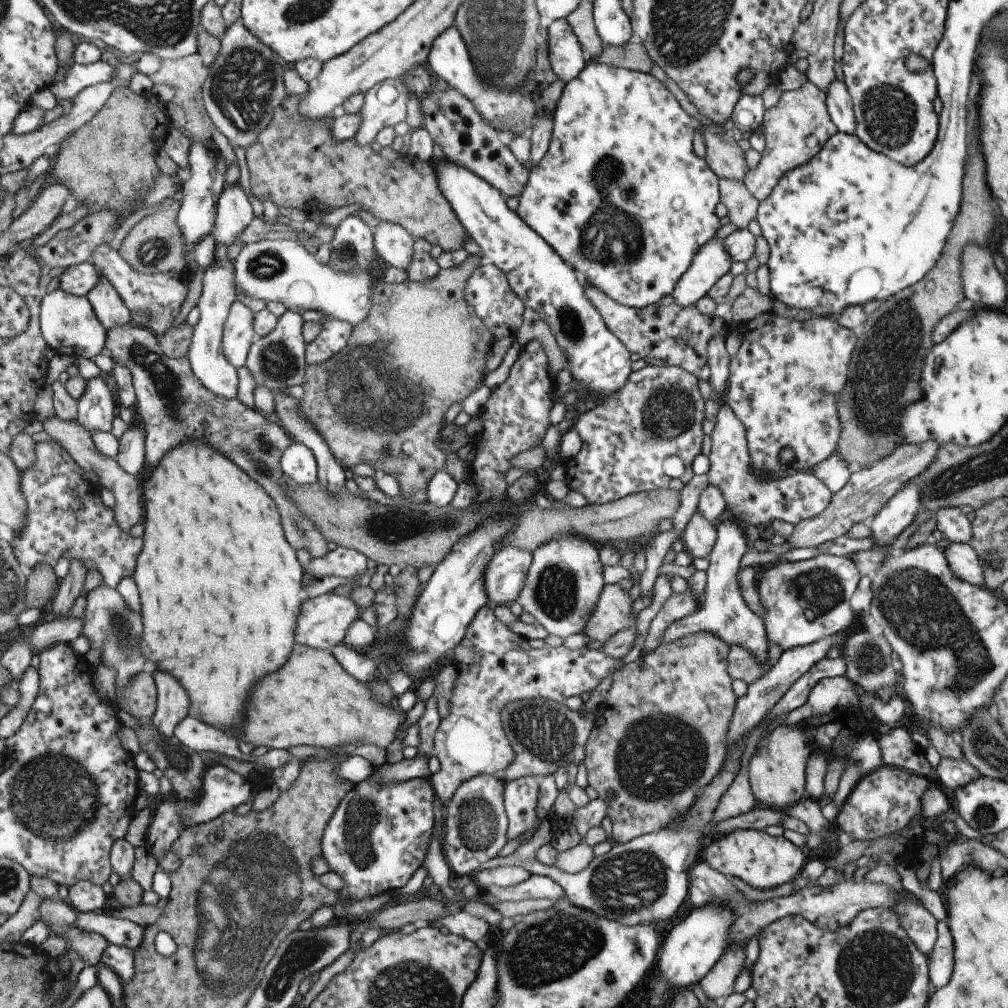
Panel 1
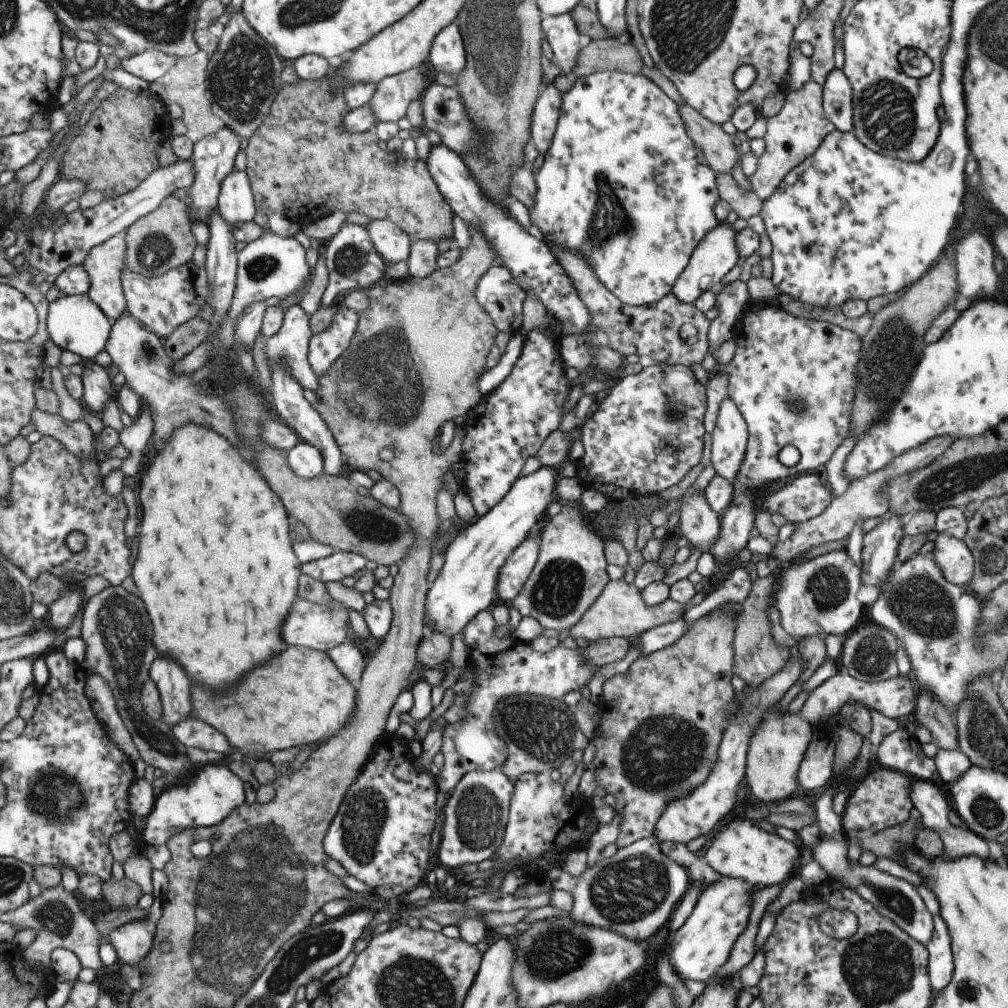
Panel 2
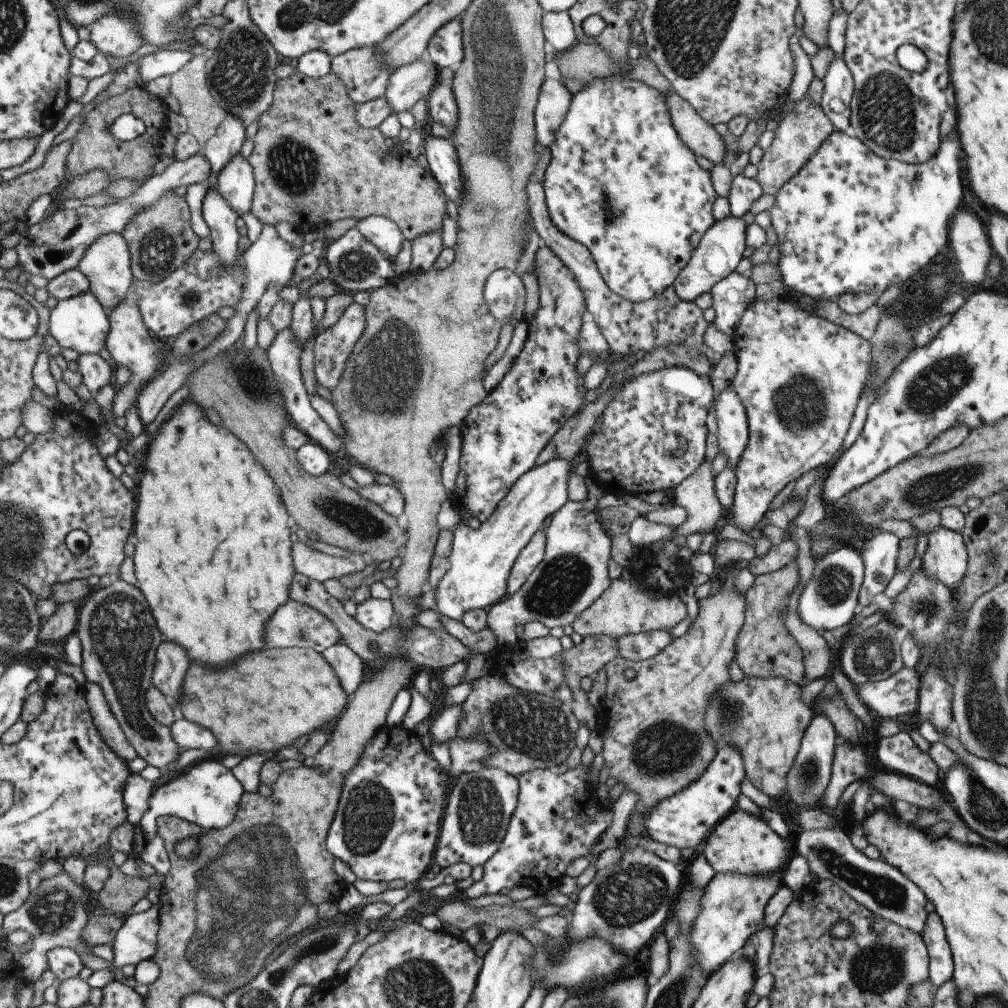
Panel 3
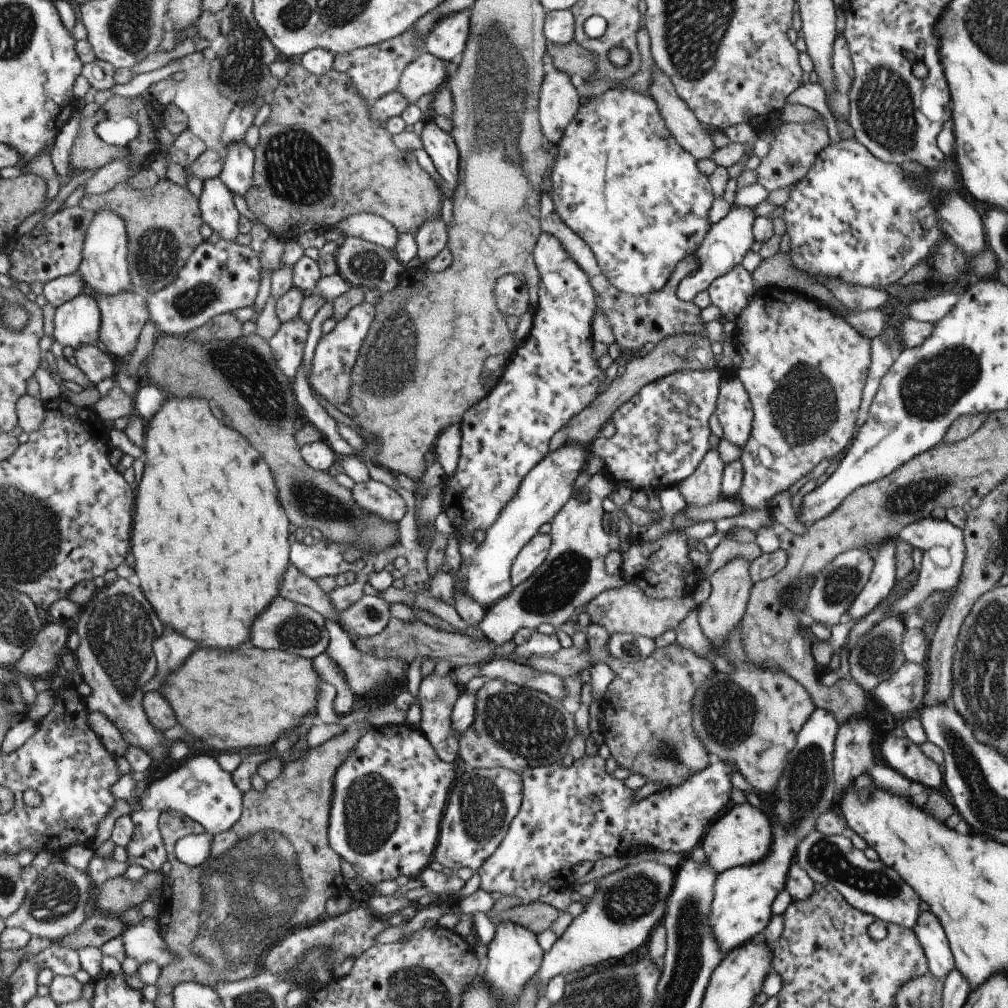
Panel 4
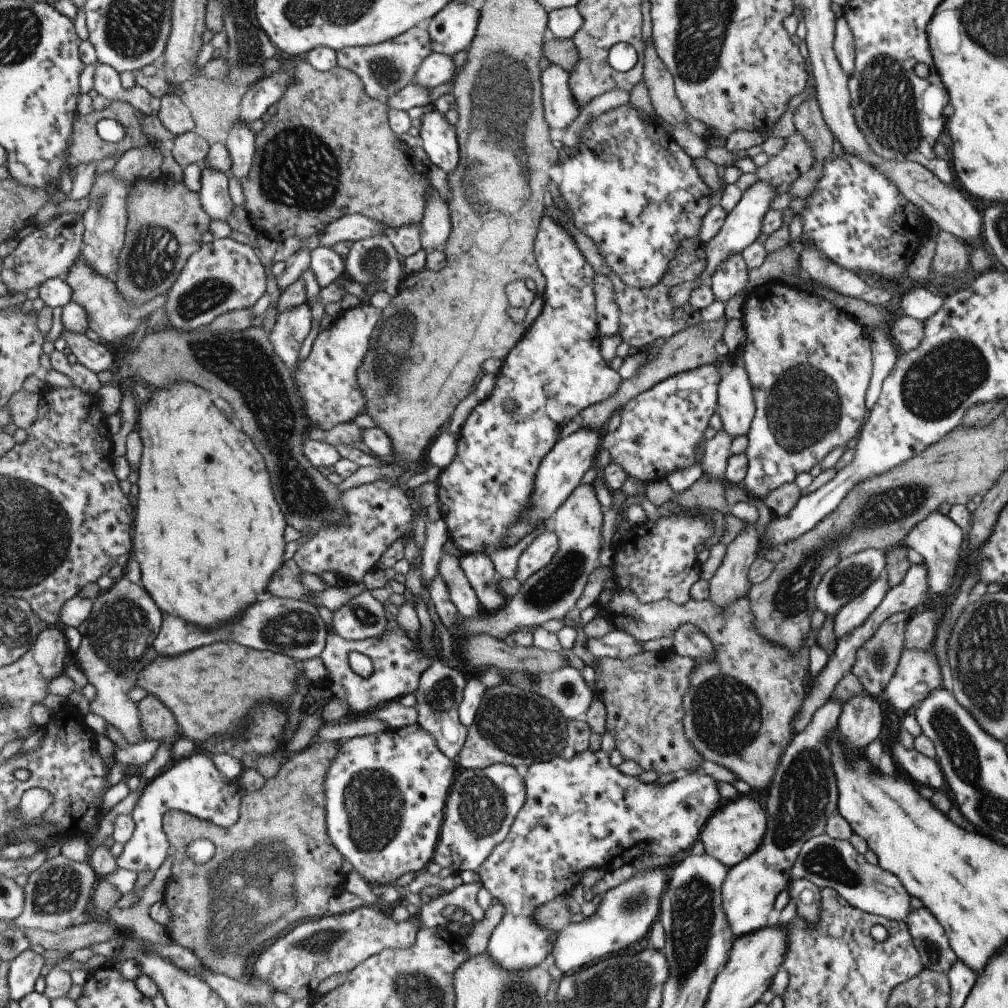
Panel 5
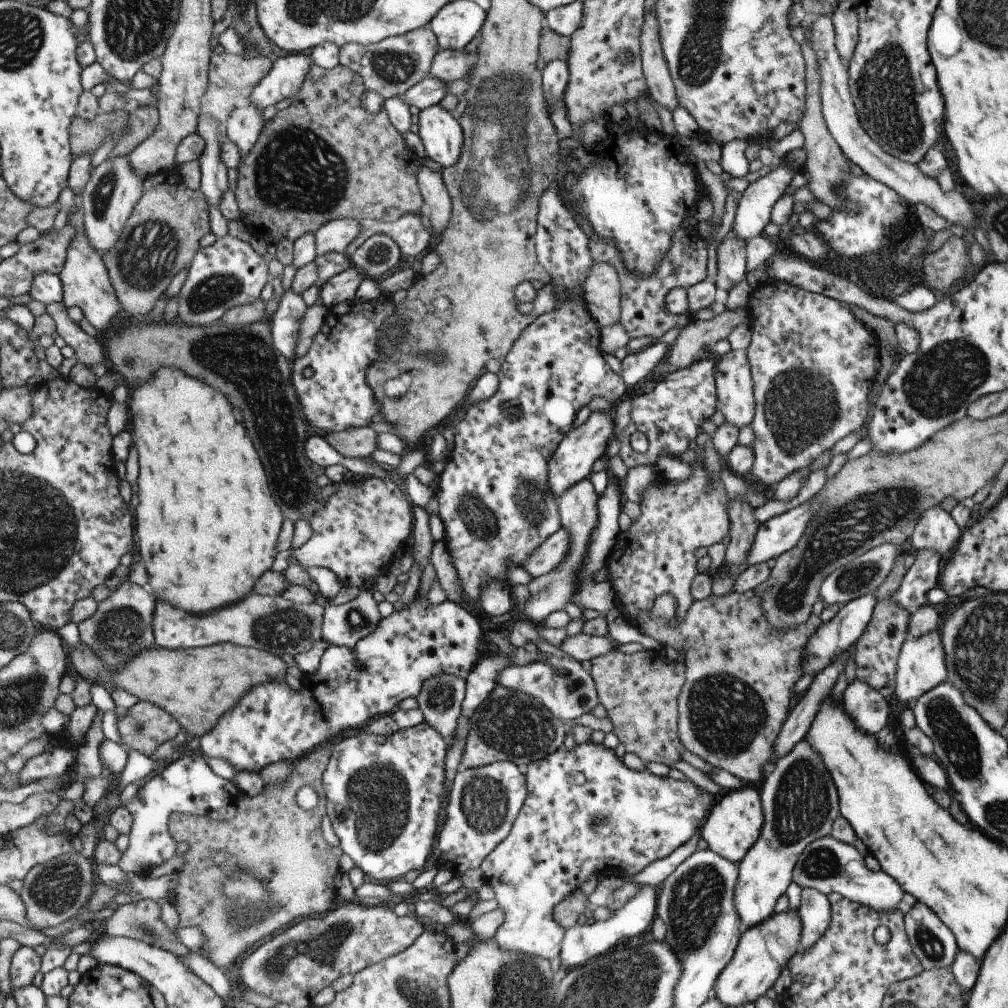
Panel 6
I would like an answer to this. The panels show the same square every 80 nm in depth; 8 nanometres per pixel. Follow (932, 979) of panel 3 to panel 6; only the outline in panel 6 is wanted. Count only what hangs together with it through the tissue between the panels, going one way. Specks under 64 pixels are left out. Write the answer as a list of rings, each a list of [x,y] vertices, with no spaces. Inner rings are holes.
[[[915,901],[909,908],[904,908],[904,929],[911,952],[917,957],[923,969],[947,968],[957,954],[958,946],[953,933],[937,918],[937,915],[925,904]]]

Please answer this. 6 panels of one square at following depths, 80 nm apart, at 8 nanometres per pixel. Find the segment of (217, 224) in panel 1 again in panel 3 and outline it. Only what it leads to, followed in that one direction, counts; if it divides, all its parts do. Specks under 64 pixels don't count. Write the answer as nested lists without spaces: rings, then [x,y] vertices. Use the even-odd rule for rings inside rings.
[[[235,154],[233,160],[219,170],[217,189],[221,198],[231,206],[231,210],[235,210],[238,217],[252,210],[252,168],[241,154]]]

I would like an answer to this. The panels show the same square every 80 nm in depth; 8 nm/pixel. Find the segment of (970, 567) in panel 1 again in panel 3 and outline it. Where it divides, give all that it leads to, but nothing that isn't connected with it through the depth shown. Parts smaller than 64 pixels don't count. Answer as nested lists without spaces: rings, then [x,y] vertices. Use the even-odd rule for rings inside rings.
[[[935,528],[927,536],[927,549],[921,558],[925,576],[955,590],[967,572],[966,547],[959,533]]]

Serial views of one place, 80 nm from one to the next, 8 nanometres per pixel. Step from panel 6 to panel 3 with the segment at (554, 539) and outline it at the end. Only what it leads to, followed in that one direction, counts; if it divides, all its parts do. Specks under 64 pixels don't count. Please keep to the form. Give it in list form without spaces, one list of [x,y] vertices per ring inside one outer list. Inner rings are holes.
[[[543,529],[529,538],[529,542],[521,548],[517,558],[513,562],[507,582],[505,582],[505,594],[515,593],[523,582],[529,577],[529,574],[535,569],[535,566],[541,562],[543,550],[545,547],[545,536]]]

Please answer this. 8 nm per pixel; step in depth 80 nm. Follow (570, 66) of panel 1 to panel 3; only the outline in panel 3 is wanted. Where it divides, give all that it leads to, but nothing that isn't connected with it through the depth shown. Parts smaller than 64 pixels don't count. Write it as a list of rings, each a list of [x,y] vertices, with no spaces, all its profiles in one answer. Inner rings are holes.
[[[566,11],[543,12],[541,29],[544,40],[553,46],[557,54],[573,48],[577,42],[575,30]]]

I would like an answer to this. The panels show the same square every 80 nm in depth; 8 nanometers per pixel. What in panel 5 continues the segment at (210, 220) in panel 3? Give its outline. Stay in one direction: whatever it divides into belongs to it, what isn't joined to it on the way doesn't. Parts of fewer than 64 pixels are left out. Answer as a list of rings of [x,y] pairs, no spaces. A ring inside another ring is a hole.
[[[213,168],[200,170],[200,190],[197,193],[201,208],[209,220],[229,222],[233,204],[229,199],[227,174]]]

